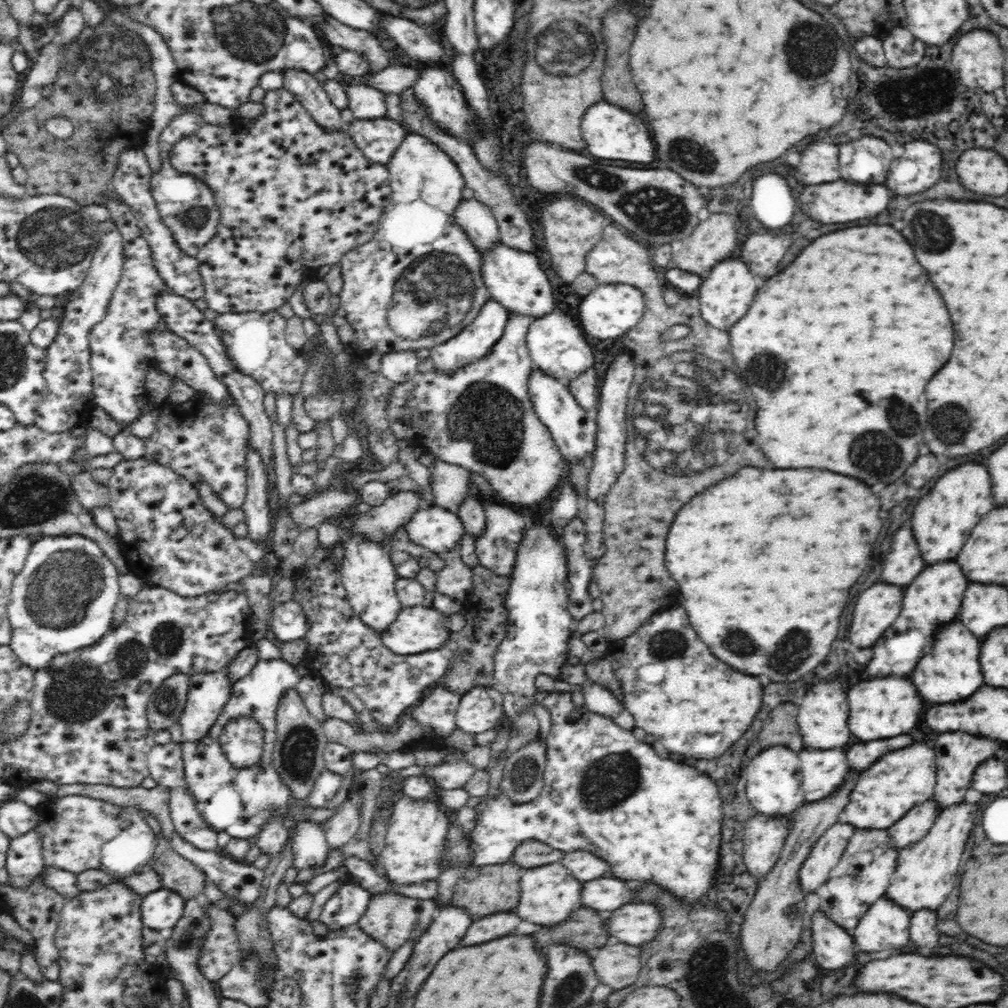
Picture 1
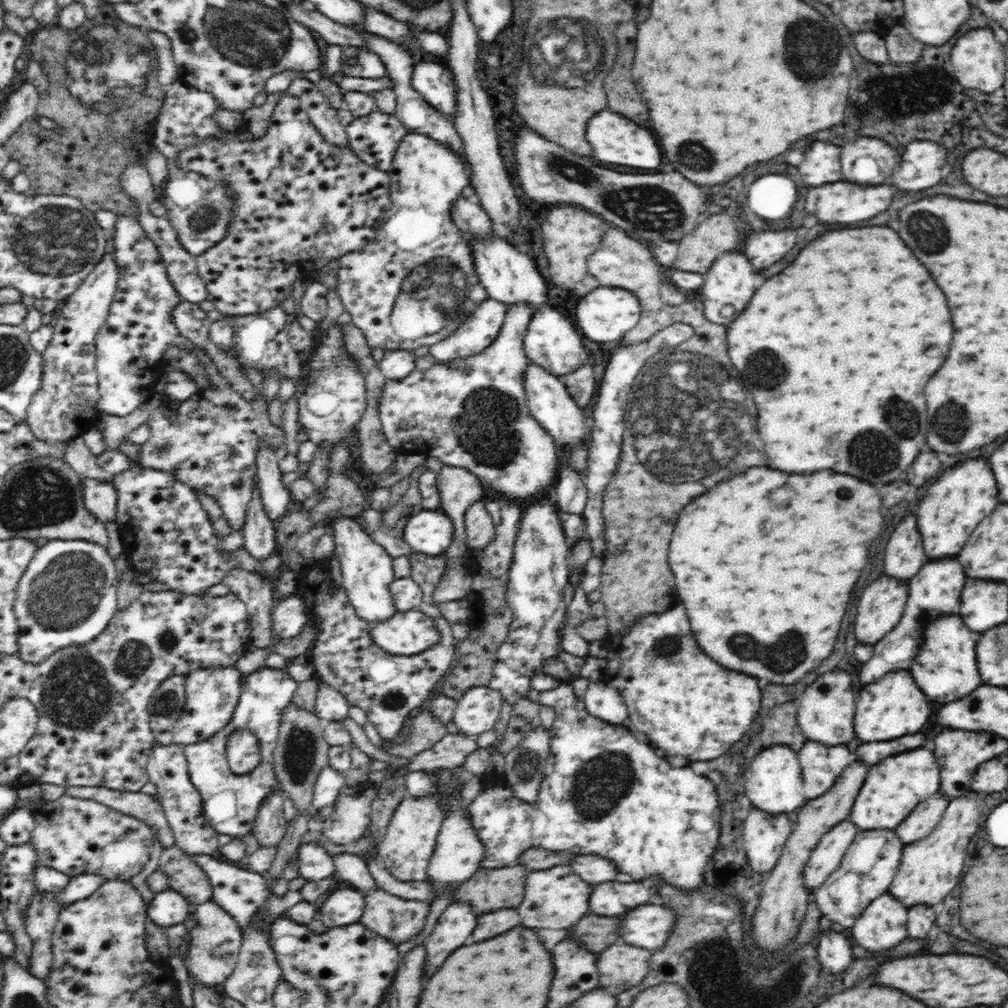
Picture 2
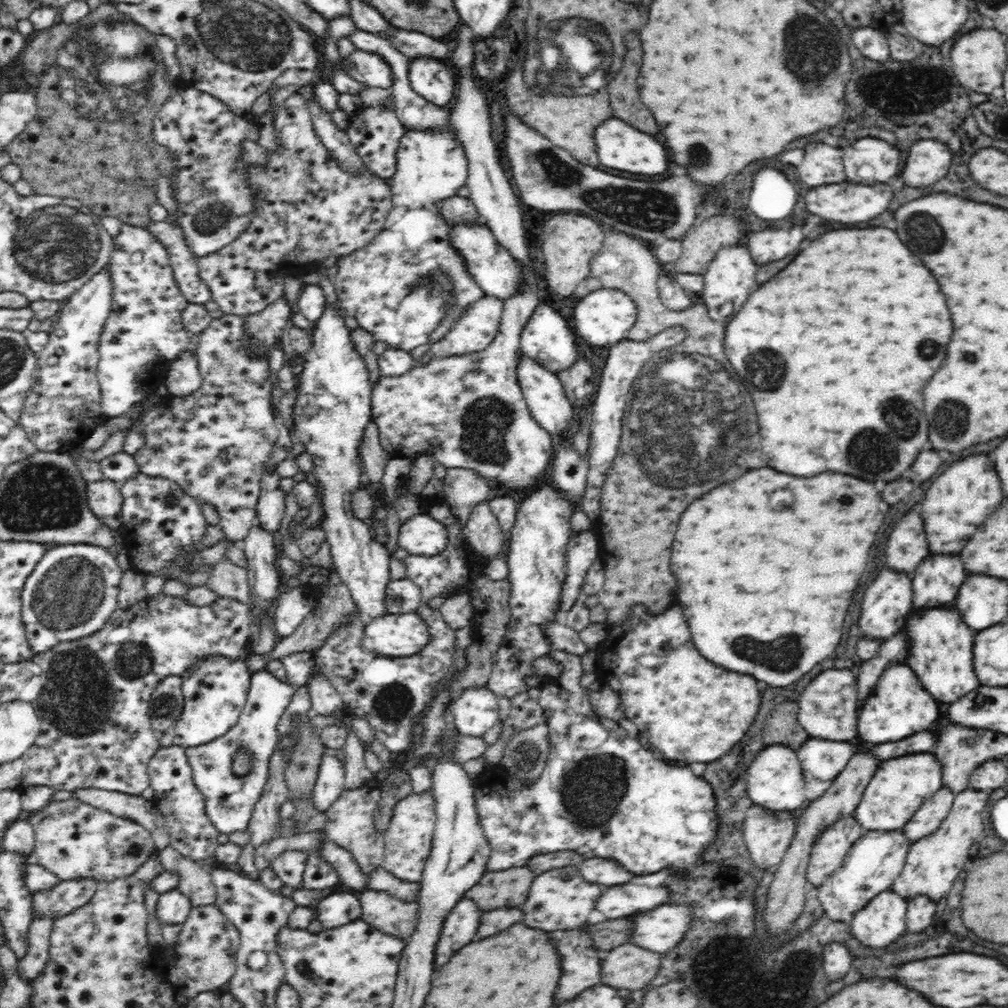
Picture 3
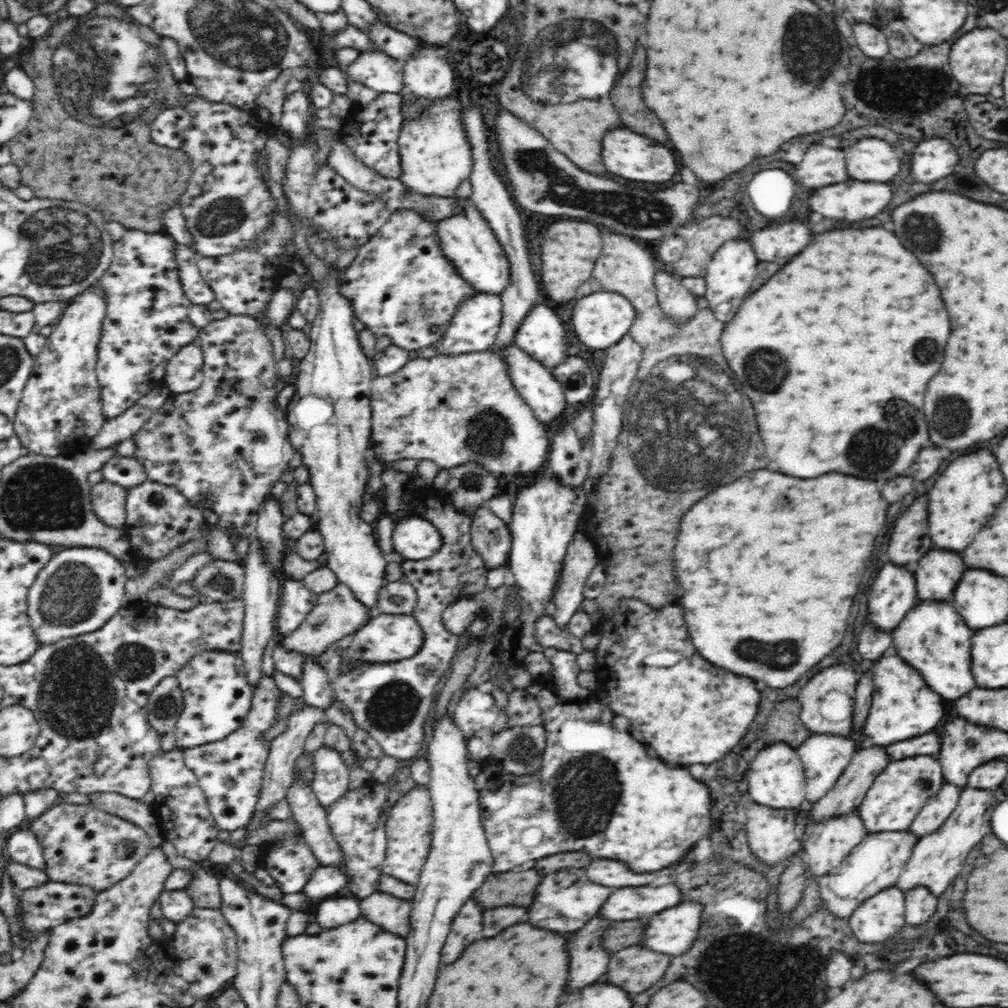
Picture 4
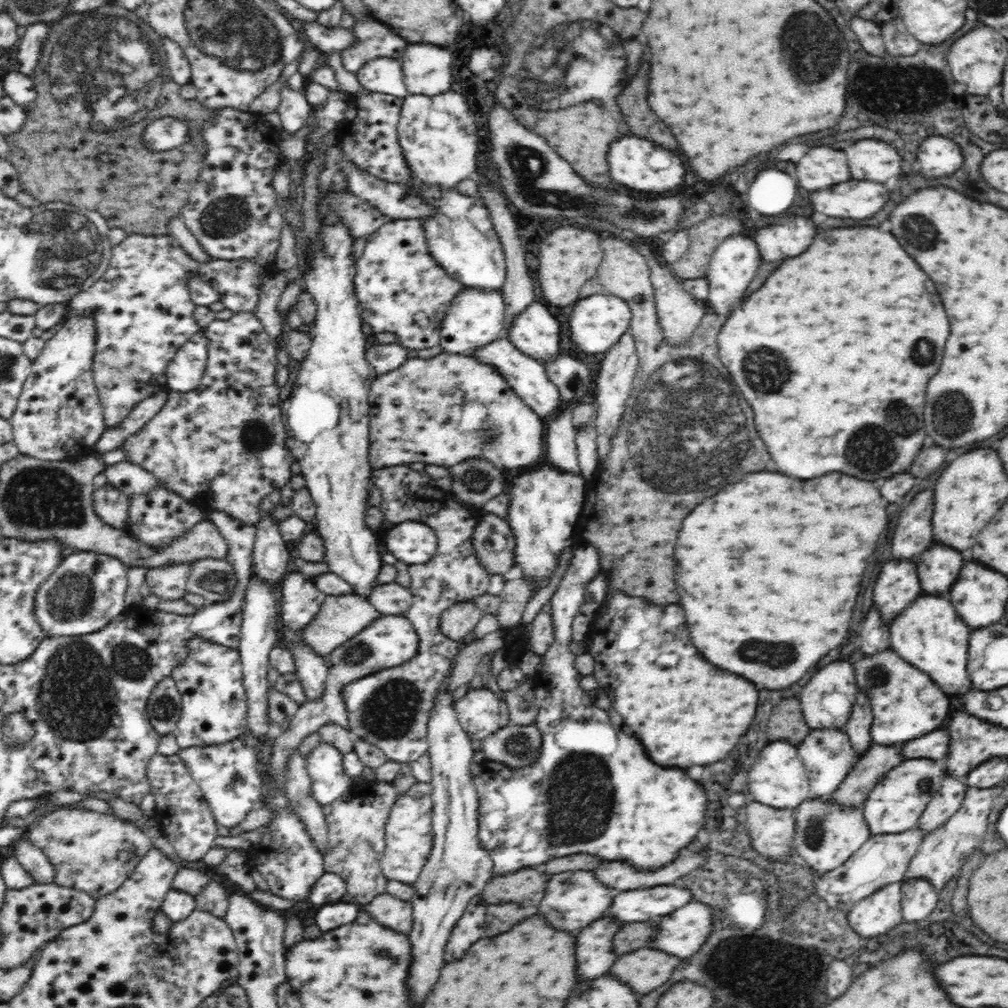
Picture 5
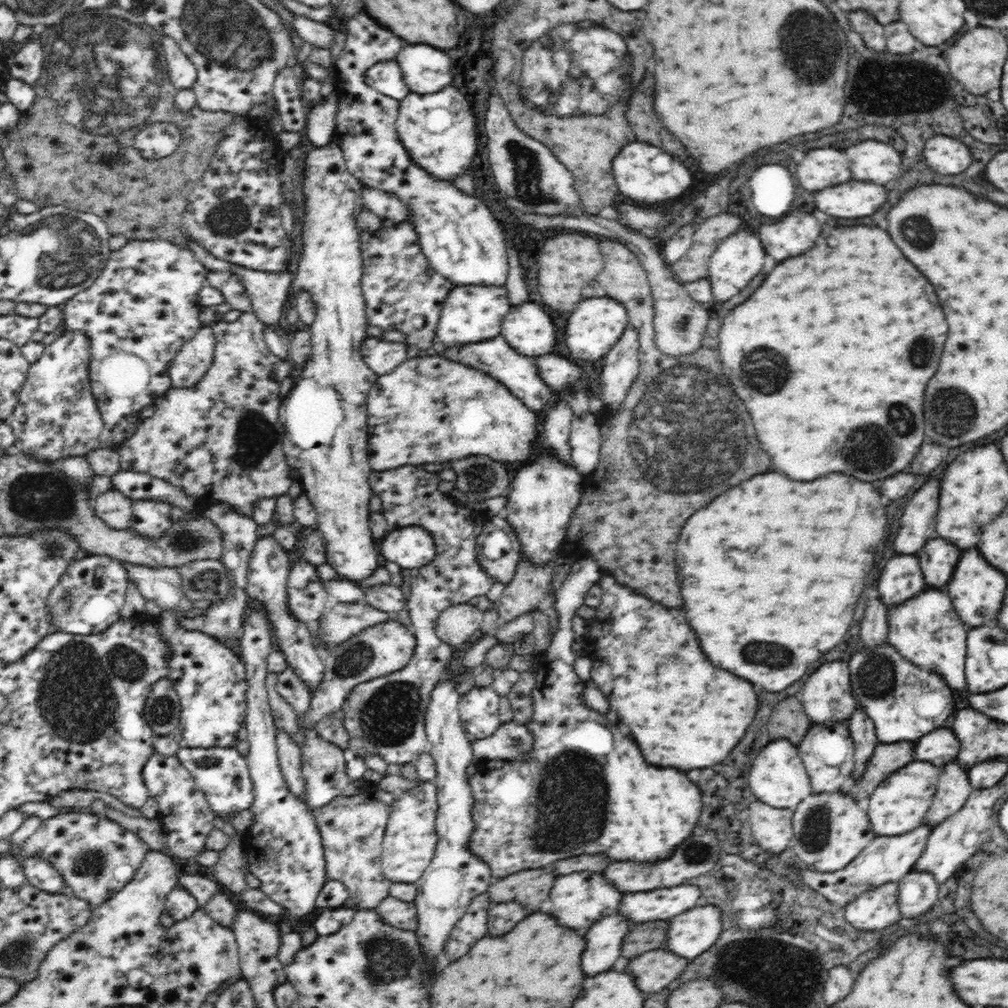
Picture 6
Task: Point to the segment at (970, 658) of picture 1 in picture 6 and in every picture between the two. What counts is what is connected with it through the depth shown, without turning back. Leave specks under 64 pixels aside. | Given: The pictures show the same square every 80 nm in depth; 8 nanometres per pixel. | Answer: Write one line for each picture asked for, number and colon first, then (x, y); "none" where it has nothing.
2: (945, 668)
3: (941, 644)
4: (932, 637)
5: (930, 635)
6: (925, 629)

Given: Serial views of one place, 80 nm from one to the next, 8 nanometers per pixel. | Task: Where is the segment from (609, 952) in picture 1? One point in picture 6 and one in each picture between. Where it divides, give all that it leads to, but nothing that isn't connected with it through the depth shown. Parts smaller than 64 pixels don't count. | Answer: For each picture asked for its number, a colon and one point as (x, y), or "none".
2: (622, 965)
3: (628, 966)
4: (637, 968)
5: (643, 970)
6: (653, 971)

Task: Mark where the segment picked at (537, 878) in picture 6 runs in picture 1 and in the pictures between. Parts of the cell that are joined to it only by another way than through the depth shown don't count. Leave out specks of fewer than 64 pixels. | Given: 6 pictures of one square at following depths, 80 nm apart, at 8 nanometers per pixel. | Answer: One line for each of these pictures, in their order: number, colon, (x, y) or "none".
1: (482, 890)
2: (489, 889)
3: (510, 887)
4: (517, 887)
5: (526, 887)

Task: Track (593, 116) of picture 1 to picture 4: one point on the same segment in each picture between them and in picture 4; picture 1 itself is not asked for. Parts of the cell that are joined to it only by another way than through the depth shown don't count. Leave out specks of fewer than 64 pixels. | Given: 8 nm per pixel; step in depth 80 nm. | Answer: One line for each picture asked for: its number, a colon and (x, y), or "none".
2: (615, 139)
3: (620, 146)
4: (625, 154)

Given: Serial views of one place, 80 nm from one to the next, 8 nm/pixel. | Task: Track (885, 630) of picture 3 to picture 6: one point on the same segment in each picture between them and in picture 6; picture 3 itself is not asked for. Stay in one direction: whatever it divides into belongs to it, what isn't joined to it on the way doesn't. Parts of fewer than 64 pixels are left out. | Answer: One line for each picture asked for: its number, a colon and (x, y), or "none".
4: (893, 593)
5: (898, 585)
6: (901, 579)

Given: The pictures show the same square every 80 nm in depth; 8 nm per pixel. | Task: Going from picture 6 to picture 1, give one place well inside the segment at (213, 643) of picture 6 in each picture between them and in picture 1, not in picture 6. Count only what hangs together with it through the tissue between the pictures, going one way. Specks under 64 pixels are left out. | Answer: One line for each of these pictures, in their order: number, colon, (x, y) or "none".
1: (208, 691)
2: (211, 694)
3: (214, 689)
4: (216, 696)
5: (214, 711)

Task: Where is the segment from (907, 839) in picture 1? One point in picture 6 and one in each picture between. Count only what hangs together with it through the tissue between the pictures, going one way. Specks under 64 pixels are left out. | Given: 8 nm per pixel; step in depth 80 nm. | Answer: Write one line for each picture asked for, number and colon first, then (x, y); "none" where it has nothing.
2: (925, 818)
3: (926, 820)
4: (934, 813)
5: (940, 808)
6: (954, 787)

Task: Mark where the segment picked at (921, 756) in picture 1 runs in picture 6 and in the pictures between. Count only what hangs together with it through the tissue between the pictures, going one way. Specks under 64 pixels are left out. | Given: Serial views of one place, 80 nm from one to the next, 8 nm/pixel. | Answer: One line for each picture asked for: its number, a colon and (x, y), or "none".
2: (897, 785)
3: (900, 785)
4: (895, 799)
5: (896, 804)
6: (899, 805)

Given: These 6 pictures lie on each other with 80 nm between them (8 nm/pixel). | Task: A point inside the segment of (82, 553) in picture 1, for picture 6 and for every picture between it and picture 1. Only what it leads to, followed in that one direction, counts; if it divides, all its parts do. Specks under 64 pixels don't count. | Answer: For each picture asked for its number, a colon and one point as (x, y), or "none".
2: (67, 596)
3: (72, 592)
4: (80, 589)
5: (86, 591)
6: (90, 594)

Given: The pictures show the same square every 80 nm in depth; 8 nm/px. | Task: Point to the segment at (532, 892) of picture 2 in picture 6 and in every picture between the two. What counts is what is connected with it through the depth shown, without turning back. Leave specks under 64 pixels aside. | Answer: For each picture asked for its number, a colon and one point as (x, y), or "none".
3: (561, 899)
4: (561, 908)
5: (573, 900)
6: (578, 900)

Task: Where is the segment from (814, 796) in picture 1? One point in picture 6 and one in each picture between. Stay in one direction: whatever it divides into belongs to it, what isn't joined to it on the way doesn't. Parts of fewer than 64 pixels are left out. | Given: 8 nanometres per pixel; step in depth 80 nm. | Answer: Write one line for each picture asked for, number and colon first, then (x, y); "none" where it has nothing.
2: (821, 765)
3: (822, 760)
4: (825, 757)
5: (826, 753)
6: (827, 750)

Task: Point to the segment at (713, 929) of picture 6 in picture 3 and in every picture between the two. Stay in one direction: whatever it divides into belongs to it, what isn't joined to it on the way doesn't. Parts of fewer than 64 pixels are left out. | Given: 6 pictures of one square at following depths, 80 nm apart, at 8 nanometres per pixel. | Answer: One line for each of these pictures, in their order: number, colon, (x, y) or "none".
3: (659, 931)
4: (673, 931)
5: (681, 933)

